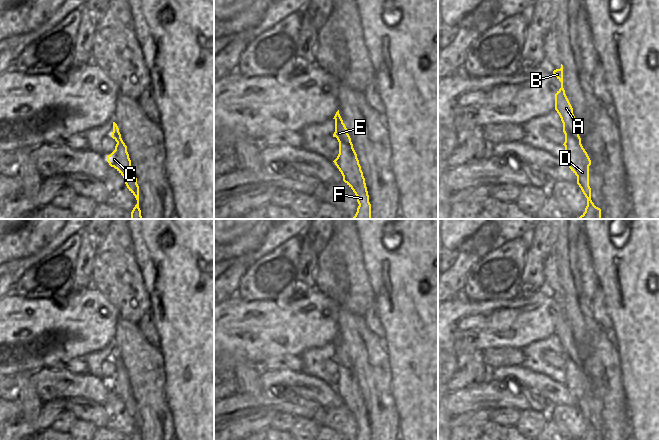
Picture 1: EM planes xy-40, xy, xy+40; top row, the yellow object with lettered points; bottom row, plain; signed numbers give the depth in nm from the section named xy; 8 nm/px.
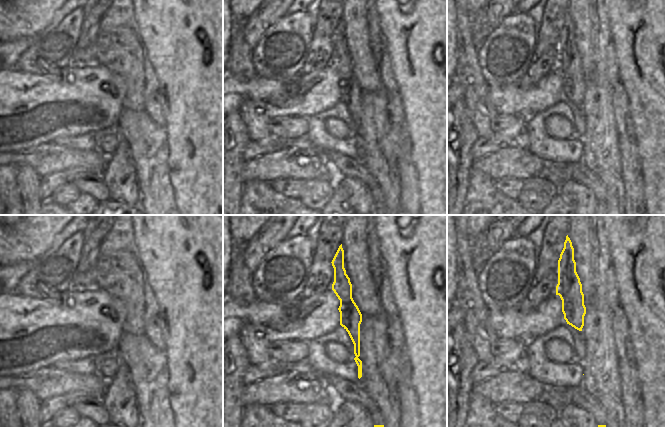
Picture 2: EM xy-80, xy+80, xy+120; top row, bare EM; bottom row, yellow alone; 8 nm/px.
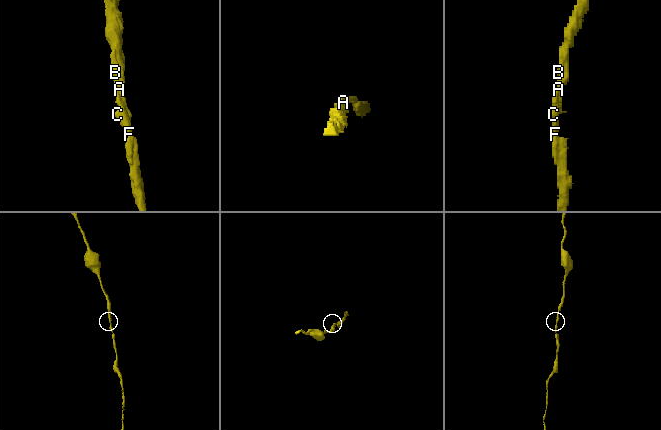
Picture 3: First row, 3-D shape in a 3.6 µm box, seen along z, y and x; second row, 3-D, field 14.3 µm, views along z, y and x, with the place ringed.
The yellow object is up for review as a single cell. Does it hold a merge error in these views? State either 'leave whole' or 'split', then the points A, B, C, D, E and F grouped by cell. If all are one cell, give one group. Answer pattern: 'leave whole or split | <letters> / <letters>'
leave whole | A B C D E F

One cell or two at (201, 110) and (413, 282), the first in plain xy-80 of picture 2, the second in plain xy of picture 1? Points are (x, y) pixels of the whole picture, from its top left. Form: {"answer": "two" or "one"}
{"answer": "one"}

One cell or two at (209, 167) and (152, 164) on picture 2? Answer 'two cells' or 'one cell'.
two cells

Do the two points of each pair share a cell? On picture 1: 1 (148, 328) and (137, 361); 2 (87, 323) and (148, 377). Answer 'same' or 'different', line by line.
1: different
2: different

